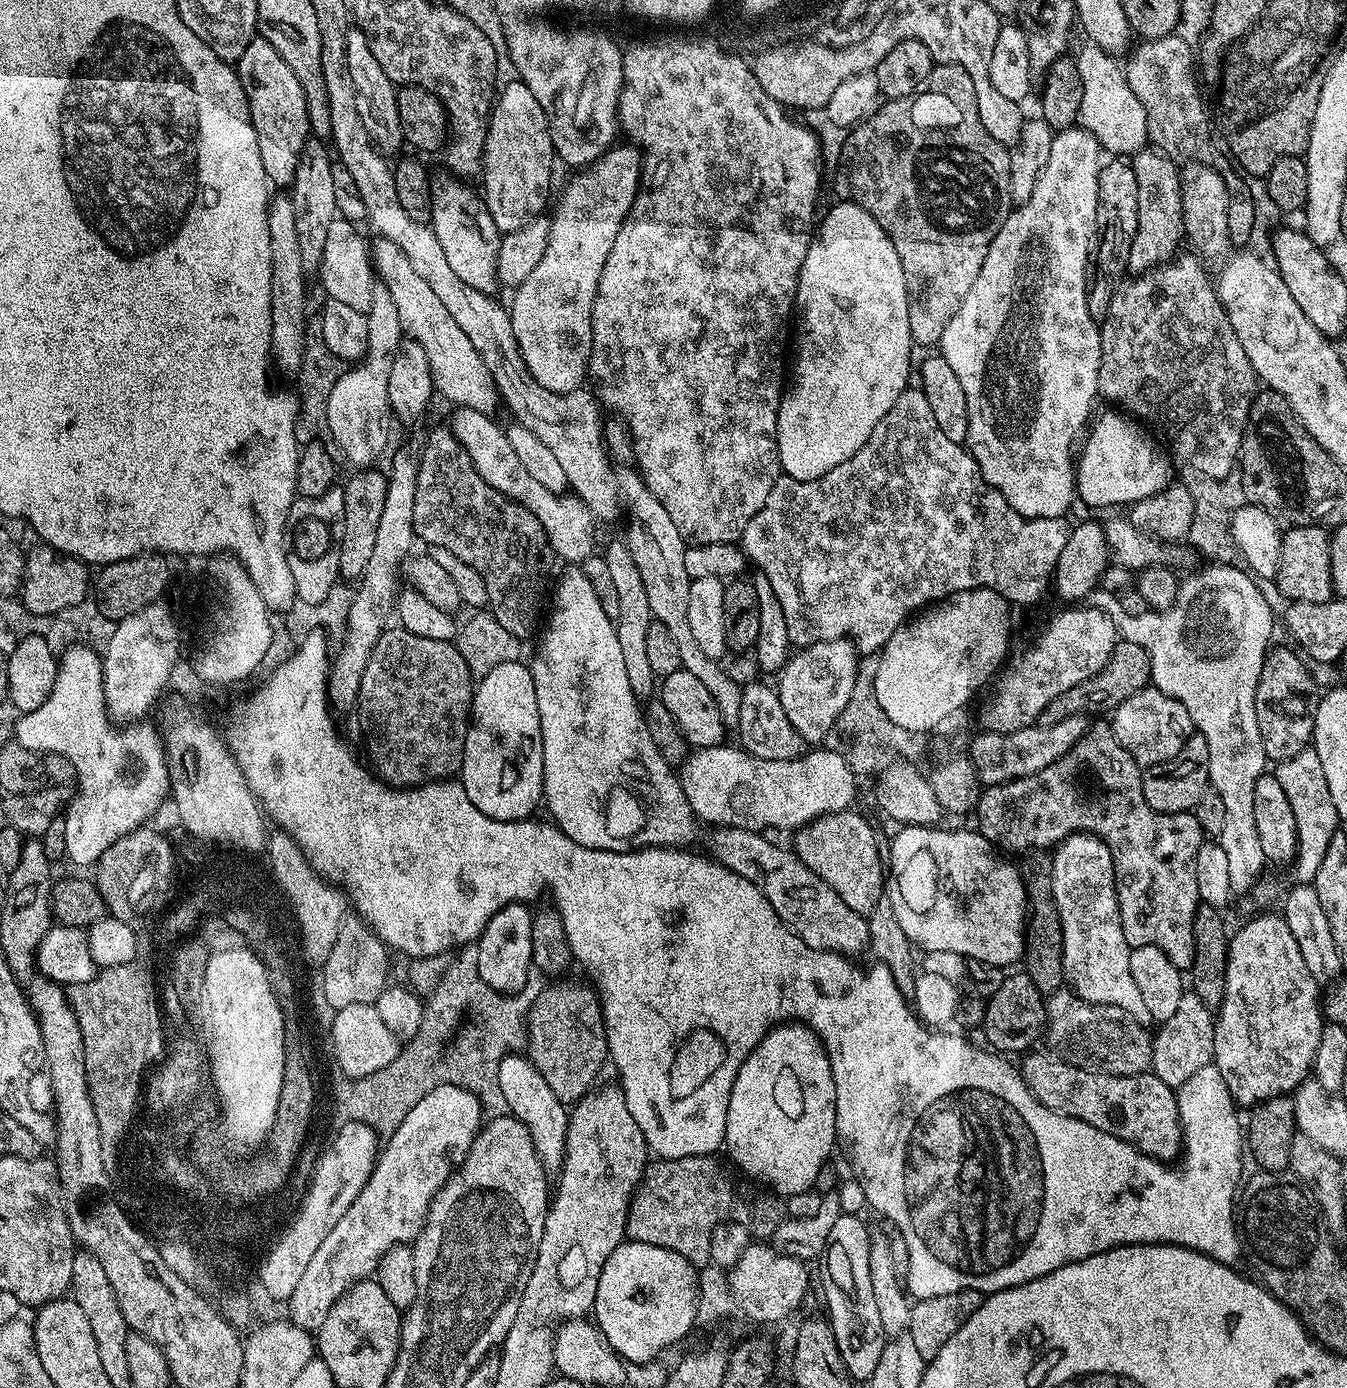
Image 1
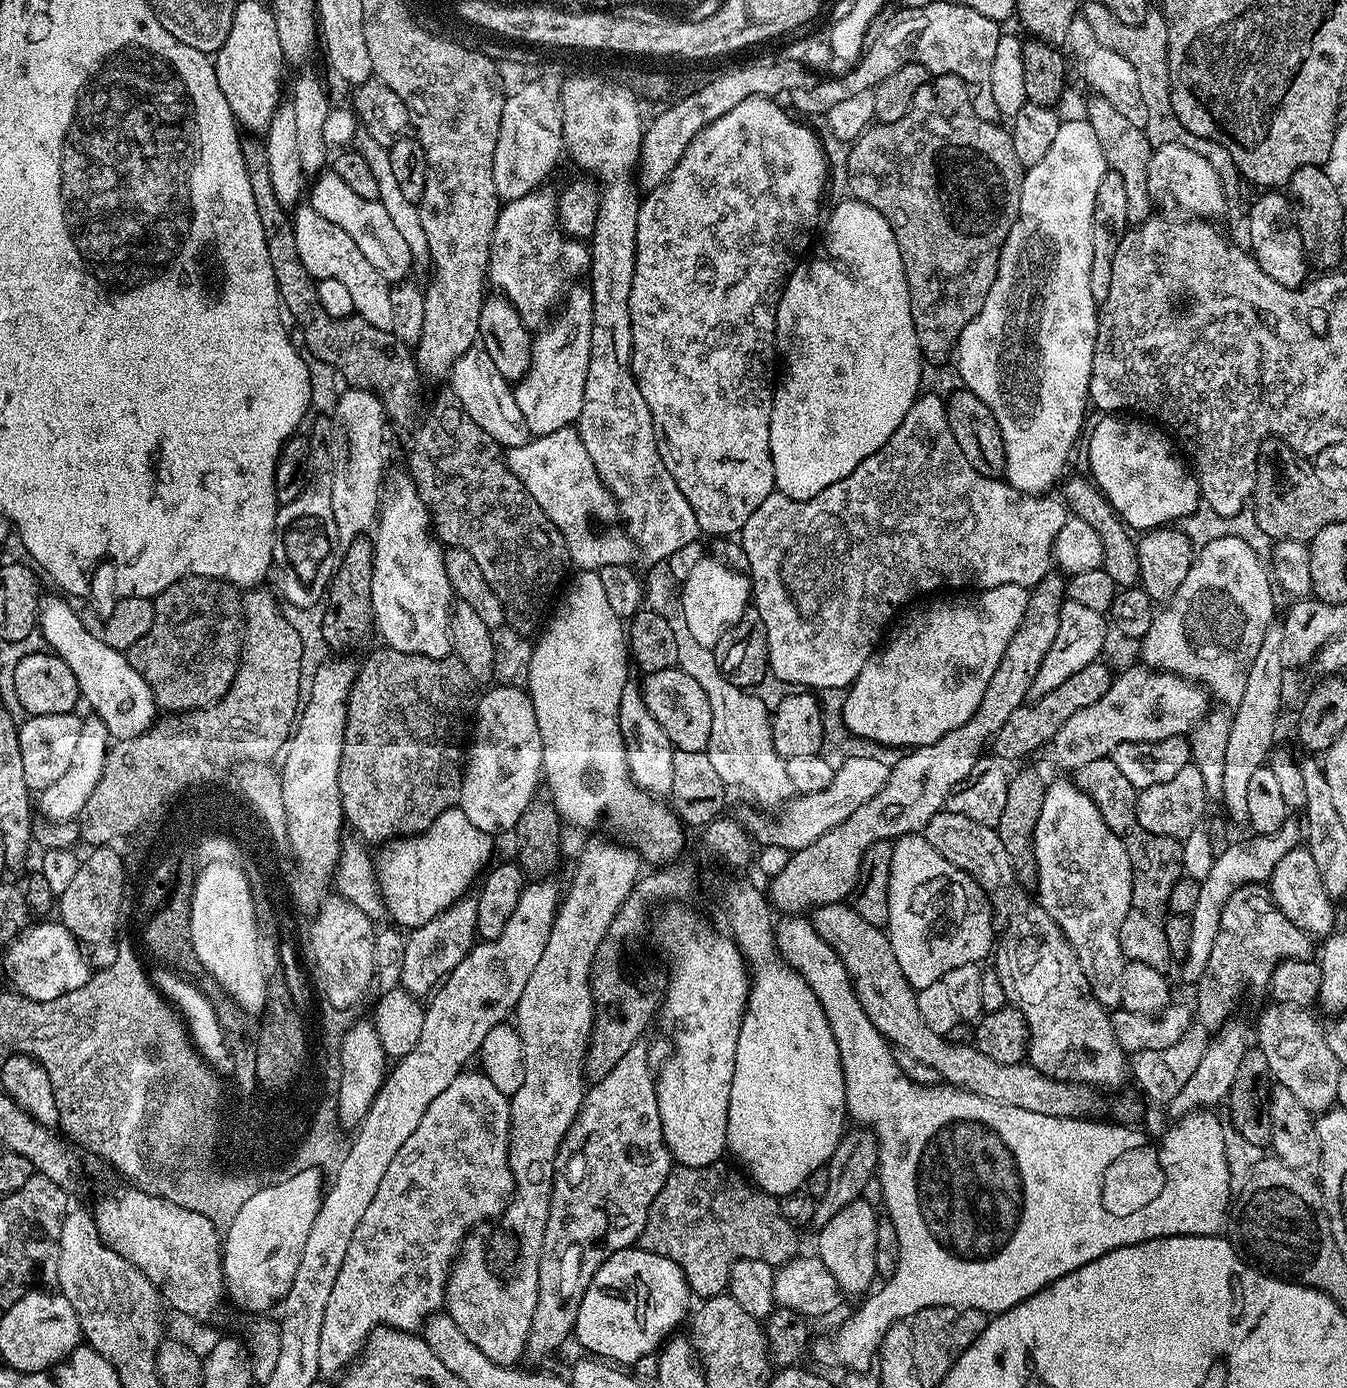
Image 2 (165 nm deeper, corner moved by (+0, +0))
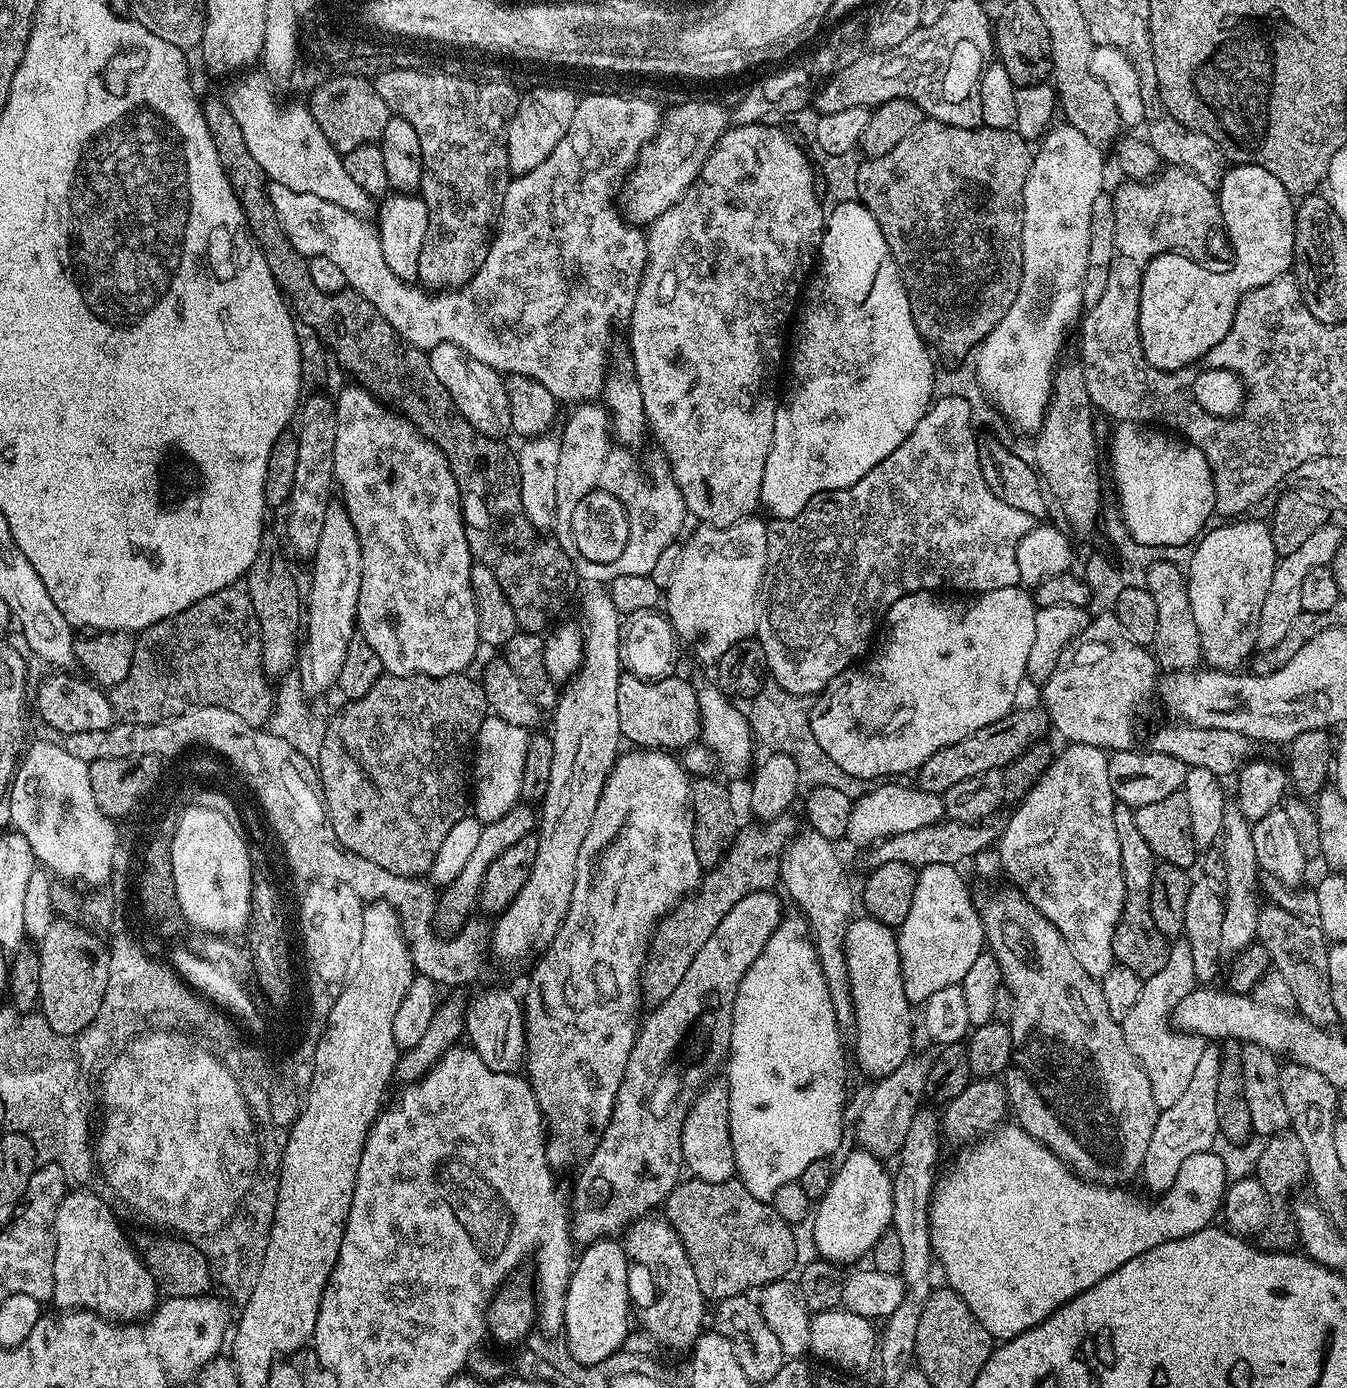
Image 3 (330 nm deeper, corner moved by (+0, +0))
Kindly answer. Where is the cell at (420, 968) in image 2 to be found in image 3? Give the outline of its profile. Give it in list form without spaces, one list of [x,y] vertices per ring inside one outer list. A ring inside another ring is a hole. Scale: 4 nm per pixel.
[[[519,804],[510,809],[502,818],[495,819],[494,822],[485,824],[480,829],[477,845],[474,846],[473,853],[470,854],[469,860],[465,867],[454,882],[445,885],[441,891],[436,905],[436,922],[435,925],[443,933],[459,931],[465,922],[471,917],[470,913],[479,903],[480,888],[486,870],[490,868],[495,858],[505,850],[510,850],[519,839],[531,835],[538,824],[538,816],[535,809],[528,804]]]

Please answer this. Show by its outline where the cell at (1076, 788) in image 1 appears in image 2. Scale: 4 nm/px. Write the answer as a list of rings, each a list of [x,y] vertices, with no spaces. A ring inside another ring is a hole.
[[[1103,756],[1075,769],[1074,782],[1092,799],[1094,806],[1098,806],[1106,826],[1110,826],[1110,830],[1114,830],[1114,834],[1124,841],[1126,854],[1130,858],[1132,867],[1130,910],[1126,910],[1126,918],[1122,918],[1120,931],[1120,945],[1125,961],[1143,962],[1145,966],[1154,966],[1154,970],[1167,973],[1168,967],[1173,967],[1174,964],[1170,954],[1170,942],[1166,942],[1170,890],[1174,890],[1174,886],[1184,875],[1181,841],[1162,838],[1158,834],[1150,834],[1150,830],[1142,830],[1136,817],[1138,789],[1130,786],[1126,778],[1122,778],[1122,770],[1114,766],[1111,758]]]

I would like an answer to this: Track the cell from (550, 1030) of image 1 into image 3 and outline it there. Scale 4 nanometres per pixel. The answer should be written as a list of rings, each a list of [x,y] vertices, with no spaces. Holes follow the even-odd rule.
[[[792,814],[778,816],[767,826],[760,826],[760,829],[737,831],[728,847],[728,855],[720,865],[705,871],[694,895],[681,900],[677,908],[661,919],[652,934],[650,951],[640,978],[640,995],[649,1009],[658,1007],[670,998],[670,994],[674,994],[674,986],[682,982],[698,950],[702,950],[710,934],[718,930],[718,922],[722,922],[722,918],[726,918],[726,914],[730,914],[730,910],[734,910],[746,894],[772,890],[780,884],[780,855],[797,832]]]

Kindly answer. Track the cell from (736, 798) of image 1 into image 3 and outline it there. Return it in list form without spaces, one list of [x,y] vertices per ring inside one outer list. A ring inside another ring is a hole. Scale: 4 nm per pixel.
[[[904,782],[877,783],[869,787],[872,789],[869,792],[867,789],[853,803],[848,823],[847,843],[867,849],[890,836],[906,834],[910,830],[922,830],[924,826],[937,824],[945,817],[945,802],[941,793],[922,791],[918,786],[907,788],[900,783]]]

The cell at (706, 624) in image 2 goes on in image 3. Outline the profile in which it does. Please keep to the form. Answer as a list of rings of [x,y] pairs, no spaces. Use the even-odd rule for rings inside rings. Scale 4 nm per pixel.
[[[745,518],[729,528],[706,524],[697,527],[697,532],[688,541],[683,541],[678,567],[674,569],[674,578],[666,589],[666,615],[679,643],[685,649],[688,647],[700,660],[719,662],[726,650],[749,639],[757,631],[762,616],[764,571],[768,565],[768,524],[756,519]]]

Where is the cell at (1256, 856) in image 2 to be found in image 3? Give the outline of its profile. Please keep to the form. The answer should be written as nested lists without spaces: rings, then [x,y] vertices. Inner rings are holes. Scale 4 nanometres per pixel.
[[[1183,938],[1175,939],[1169,947],[1166,965],[1162,966],[1157,974],[1145,977],[1138,1001],[1134,1002],[1133,1009],[1121,1021],[1126,1046],[1142,1065],[1143,1072],[1150,1081],[1151,1094],[1157,1109],[1160,1110],[1174,1106],[1174,1103],[1182,1098],[1183,1091],[1187,1089],[1195,1067],[1202,1058],[1202,1050],[1208,1047],[1205,1037],[1170,1028],[1172,998],[1186,998],[1186,994],[1190,994],[1197,986],[1190,944]]]

